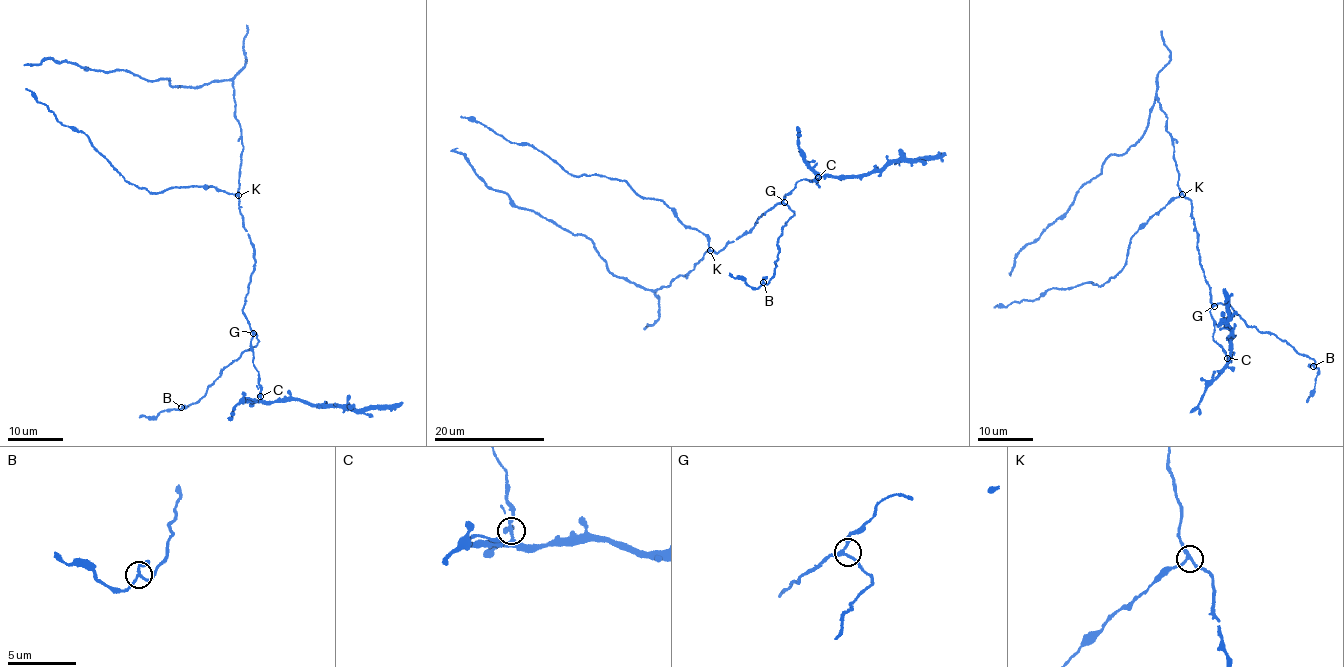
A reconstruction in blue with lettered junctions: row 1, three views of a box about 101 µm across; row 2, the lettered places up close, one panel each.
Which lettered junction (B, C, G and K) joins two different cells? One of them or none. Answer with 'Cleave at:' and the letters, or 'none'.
Cleave at: C

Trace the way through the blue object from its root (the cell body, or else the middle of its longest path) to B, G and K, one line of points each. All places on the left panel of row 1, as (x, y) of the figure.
B: (239, 181), (239, 213), (255, 261), (243, 313), (258, 341), (224, 367), (197, 402), (182, 408)
G: (239, 181), (239, 213), (255, 261), (243, 310), (253, 333)
K: (239, 181), (238, 195)

